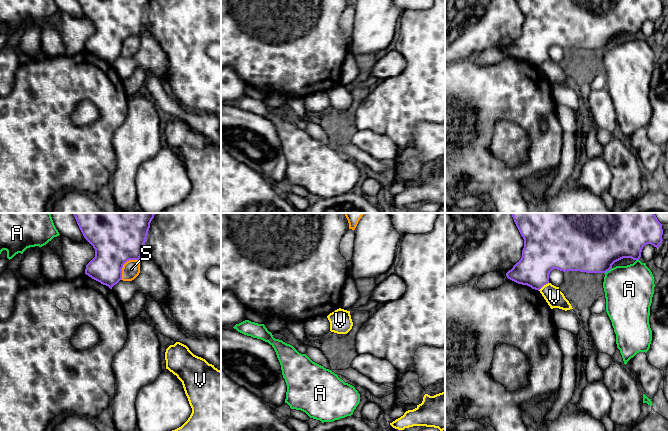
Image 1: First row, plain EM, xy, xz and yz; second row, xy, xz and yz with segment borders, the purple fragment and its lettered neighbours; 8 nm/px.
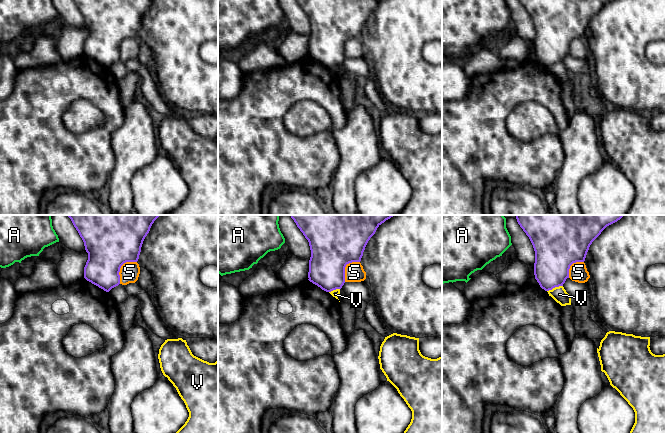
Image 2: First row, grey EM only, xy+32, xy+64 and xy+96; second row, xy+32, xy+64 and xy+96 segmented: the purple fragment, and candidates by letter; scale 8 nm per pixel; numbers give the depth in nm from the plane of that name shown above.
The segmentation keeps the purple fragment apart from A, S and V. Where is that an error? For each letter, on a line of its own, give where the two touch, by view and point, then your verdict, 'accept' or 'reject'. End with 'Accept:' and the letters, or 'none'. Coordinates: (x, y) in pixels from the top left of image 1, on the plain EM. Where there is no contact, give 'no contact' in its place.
A: contact yz (608, 46); reject
S: contact xy (123, 40); reject
V: contact yz (543, 61); reject
Accept: none

